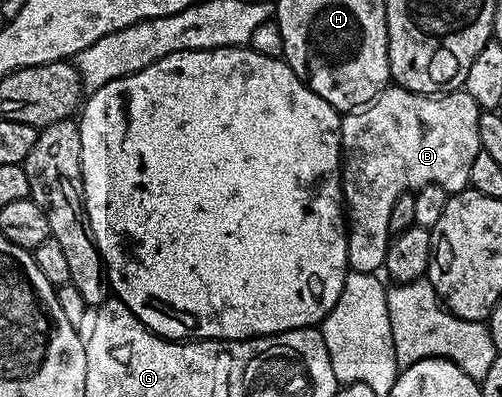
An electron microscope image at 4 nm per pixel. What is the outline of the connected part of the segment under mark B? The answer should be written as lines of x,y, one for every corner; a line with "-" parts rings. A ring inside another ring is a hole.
391,84
374,100
358,110
353,110
342,115
339,124
339,140
341,143
341,173
343,175
343,201
345,203
345,214
349,219
347,227
347,264
354,272
365,272
374,274
384,269
383,261
387,255
387,243
389,241
389,212
393,212
393,204
397,196
420,190
423,186
437,184
447,190
448,195
457,194
461,190
468,189
469,167
473,165
473,159
479,155
479,137
477,136
477,120
479,119
481,108
469,96
466,90
460,88
438,96
429,94
414,94
405,88

